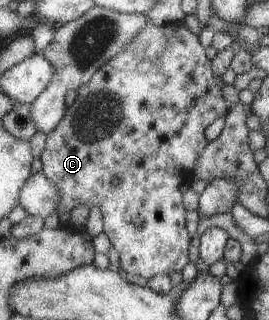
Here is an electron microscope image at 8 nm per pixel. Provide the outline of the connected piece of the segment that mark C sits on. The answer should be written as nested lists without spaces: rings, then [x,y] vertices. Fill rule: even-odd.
[[[184,20],[164,23],[162,25],[155,25],[155,23],[150,22],[145,27],[145,30],[142,30],[125,47],[124,51],[121,51],[118,55],[113,55],[113,58],[109,59],[109,62],[106,62],[93,75],[93,78],[89,79],[89,82],[86,82],[84,86],[73,94],[74,101],[71,105],[68,105],[64,120],[55,131],[47,135],[46,145],[40,158],[43,162],[42,173],[47,177],[51,185],[57,187],[59,193],[61,193],[57,197],[59,203],[57,203],[56,213],[58,215],[64,214],[72,211],[75,207],[79,207],[79,205],[87,205],[89,209],[93,207],[101,209],[105,233],[111,241],[112,247],[117,250],[121,258],[120,270],[122,272],[138,275],[149,280],[150,277],[155,277],[155,275],[171,276],[171,273],[181,272],[181,269],[189,263],[187,255],[189,255],[189,239],[191,237],[189,237],[189,231],[185,227],[187,219],[185,219],[181,185],[187,179],[192,179],[193,168],[200,159],[200,155],[204,152],[205,147],[207,147],[207,139],[203,135],[205,127],[209,127],[217,117],[226,118],[227,109],[230,109],[227,101],[223,99],[221,87],[217,87],[218,82],[215,81],[215,73],[211,69],[211,61],[205,55],[205,49],[201,45],[200,37],[189,30]]]

